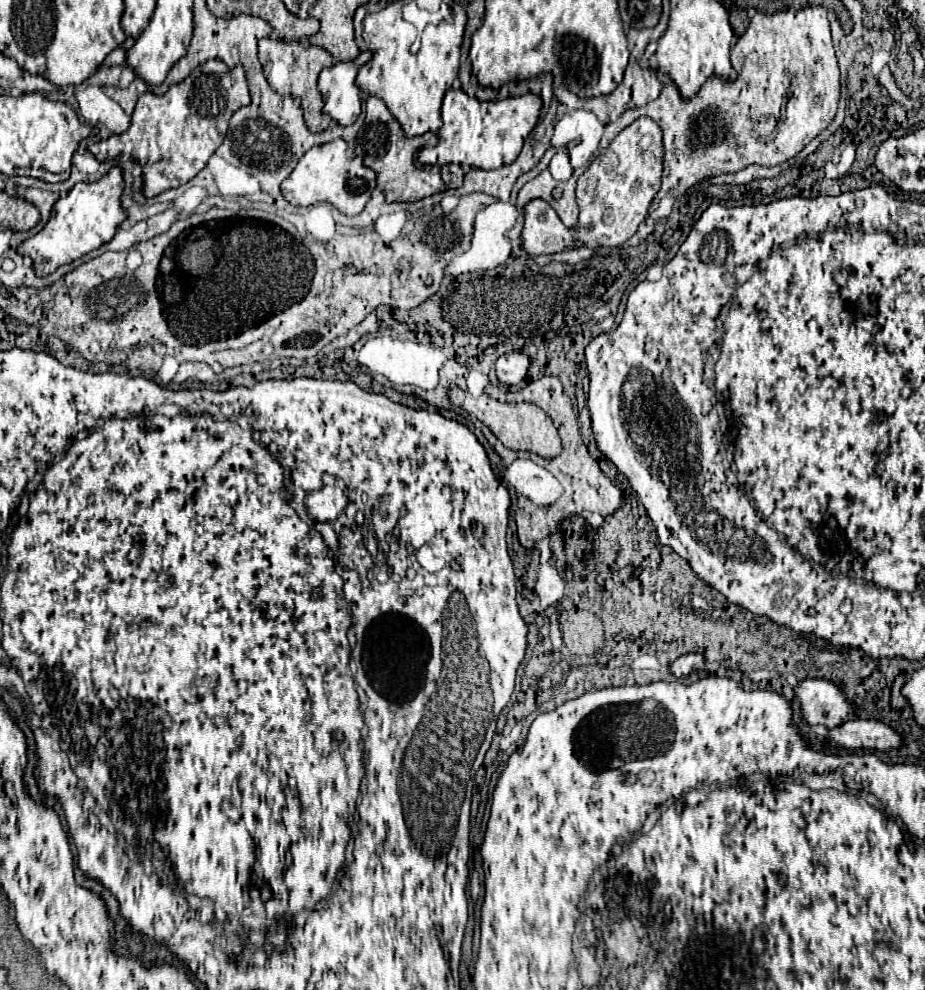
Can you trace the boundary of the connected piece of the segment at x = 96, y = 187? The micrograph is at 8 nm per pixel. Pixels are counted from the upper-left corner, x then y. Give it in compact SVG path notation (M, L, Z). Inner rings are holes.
M119 166L111 168L109 174L105 174L101 180L93 184L89 182L75 184L67 192L67 196L55 202L51 218L43 226L43 230L39 230L35 236L19 244L17 254L31 258L35 274L47 276L55 272L59 266L85 256L87 252L99 248L101 244L107 244L115 236L117 226L127 218L121 208L121 192L123 192L123 176Z

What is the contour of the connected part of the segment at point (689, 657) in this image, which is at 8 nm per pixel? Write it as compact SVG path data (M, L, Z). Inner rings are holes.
M685 654L685 656L679 656L675 662L671 662L669 670L673 676L681 678L681 676L687 676L691 672L703 670L703 664L705 664L705 658L701 654Z

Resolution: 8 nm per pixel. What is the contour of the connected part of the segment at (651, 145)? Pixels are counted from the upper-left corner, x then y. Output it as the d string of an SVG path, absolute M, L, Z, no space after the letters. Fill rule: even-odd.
M637 118L599 154L589 170L577 180L579 220L573 228L563 228L559 216L545 200L531 200L523 208L525 222L521 230L521 248L531 256L555 254L579 246L613 248L631 238L643 222L651 200L659 192L663 174L661 130L651 118Z

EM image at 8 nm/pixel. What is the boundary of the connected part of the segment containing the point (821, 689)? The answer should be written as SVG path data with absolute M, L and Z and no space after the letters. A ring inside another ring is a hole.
M803 680L795 688L795 698L801 702L801 716L807 724L817 726L823 724L827 728L843 724L851 714L855 714L855 706L849 704L843 692L827 682L827 680Z

